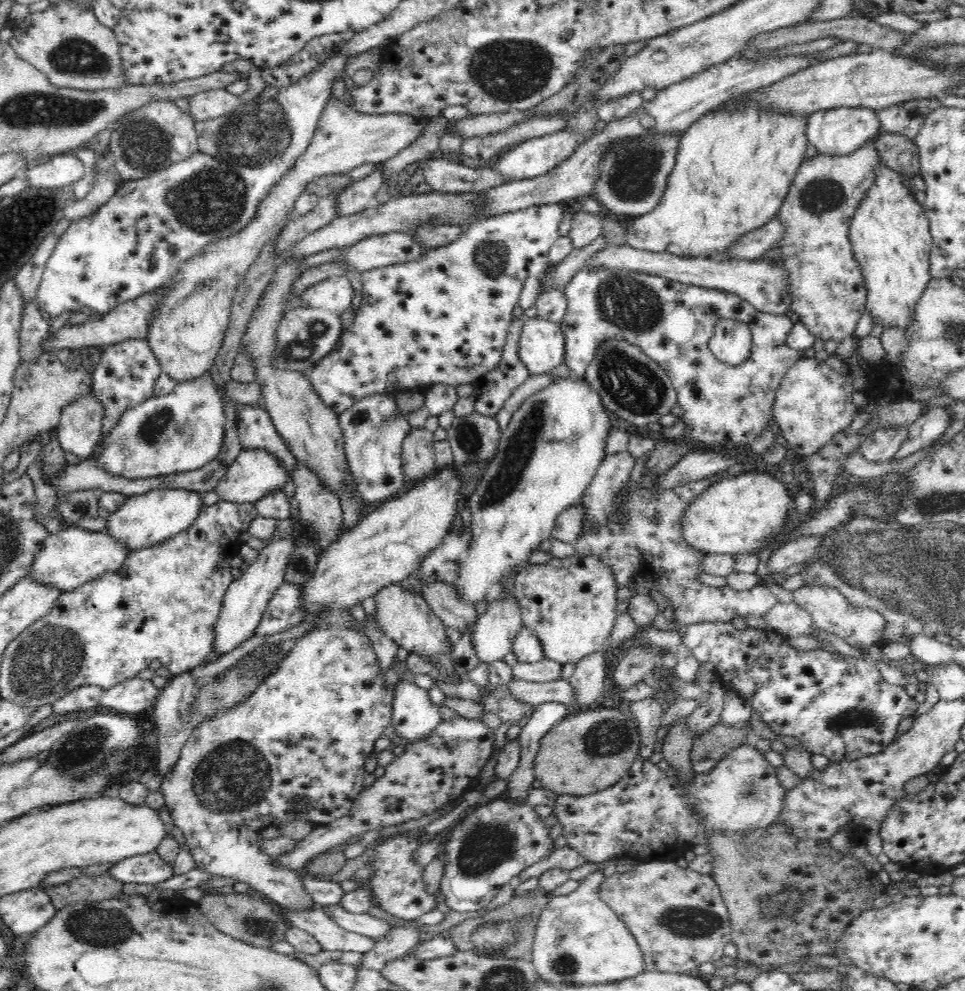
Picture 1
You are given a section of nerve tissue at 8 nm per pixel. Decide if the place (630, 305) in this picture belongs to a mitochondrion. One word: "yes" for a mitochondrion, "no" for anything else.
yes

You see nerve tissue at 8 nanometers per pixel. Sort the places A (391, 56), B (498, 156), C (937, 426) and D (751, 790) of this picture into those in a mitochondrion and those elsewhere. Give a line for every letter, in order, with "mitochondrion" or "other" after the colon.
A: other
B: other
C: other
D: mitochondrion

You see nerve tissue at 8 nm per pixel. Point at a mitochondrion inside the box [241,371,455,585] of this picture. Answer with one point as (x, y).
(300, 566)

